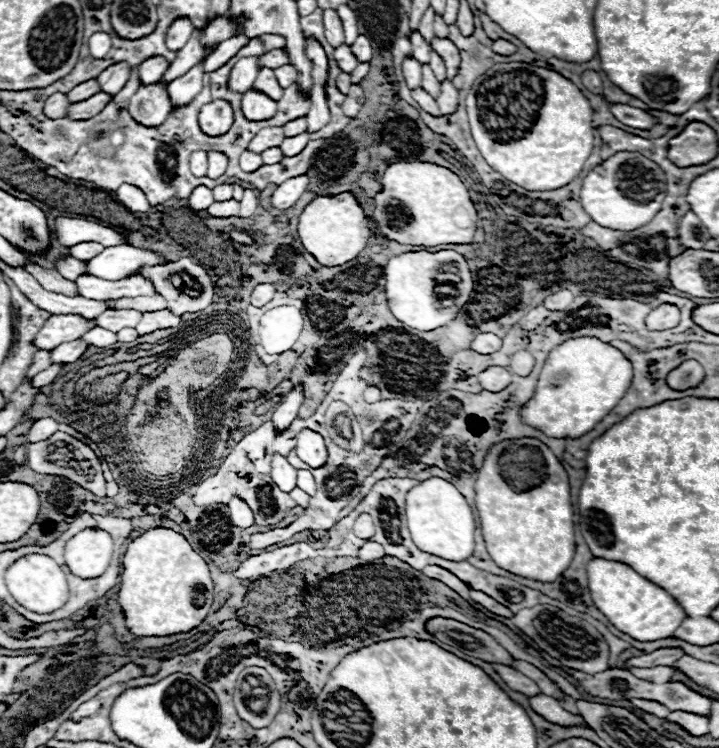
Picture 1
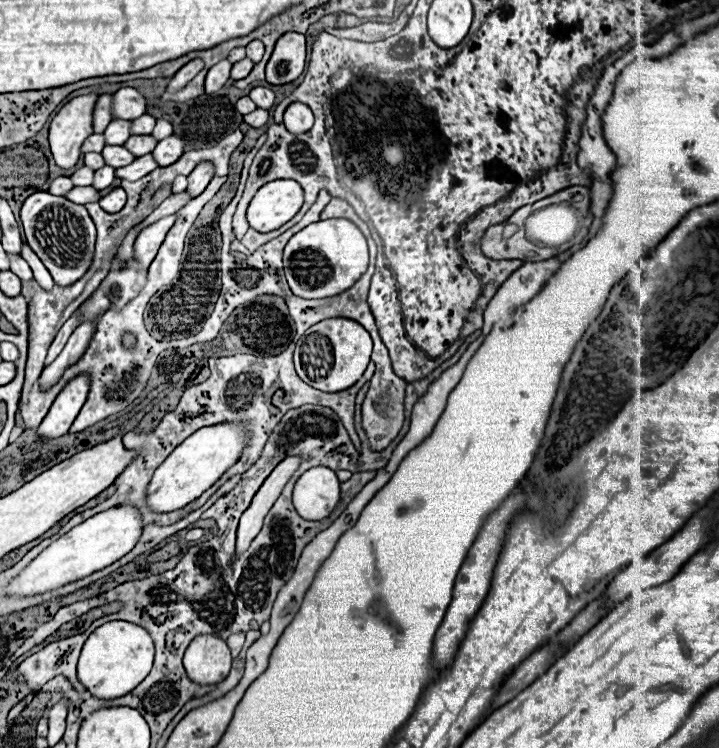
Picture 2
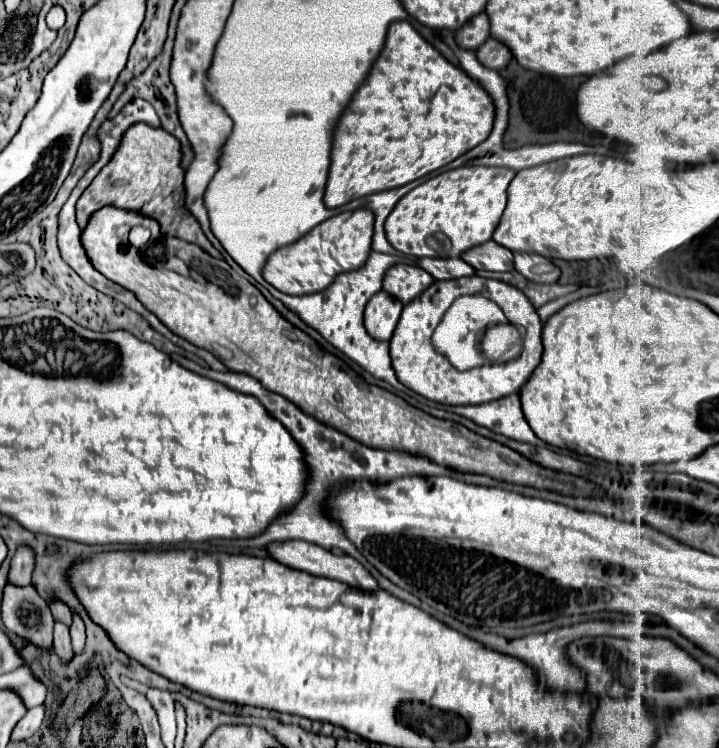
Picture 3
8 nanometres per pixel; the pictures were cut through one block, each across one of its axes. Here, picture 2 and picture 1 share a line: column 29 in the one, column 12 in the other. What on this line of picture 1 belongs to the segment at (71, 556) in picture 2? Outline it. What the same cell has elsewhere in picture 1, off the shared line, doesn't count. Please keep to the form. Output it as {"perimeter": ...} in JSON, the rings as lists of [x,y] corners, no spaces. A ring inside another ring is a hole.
{"perimeter":[[[30,554],[16,560],[6,572],[6,586],[16,602],[20,602],[26,610],[38,614],[50,614],[68,602],[68,582],[62,568],[48,556]]]}

